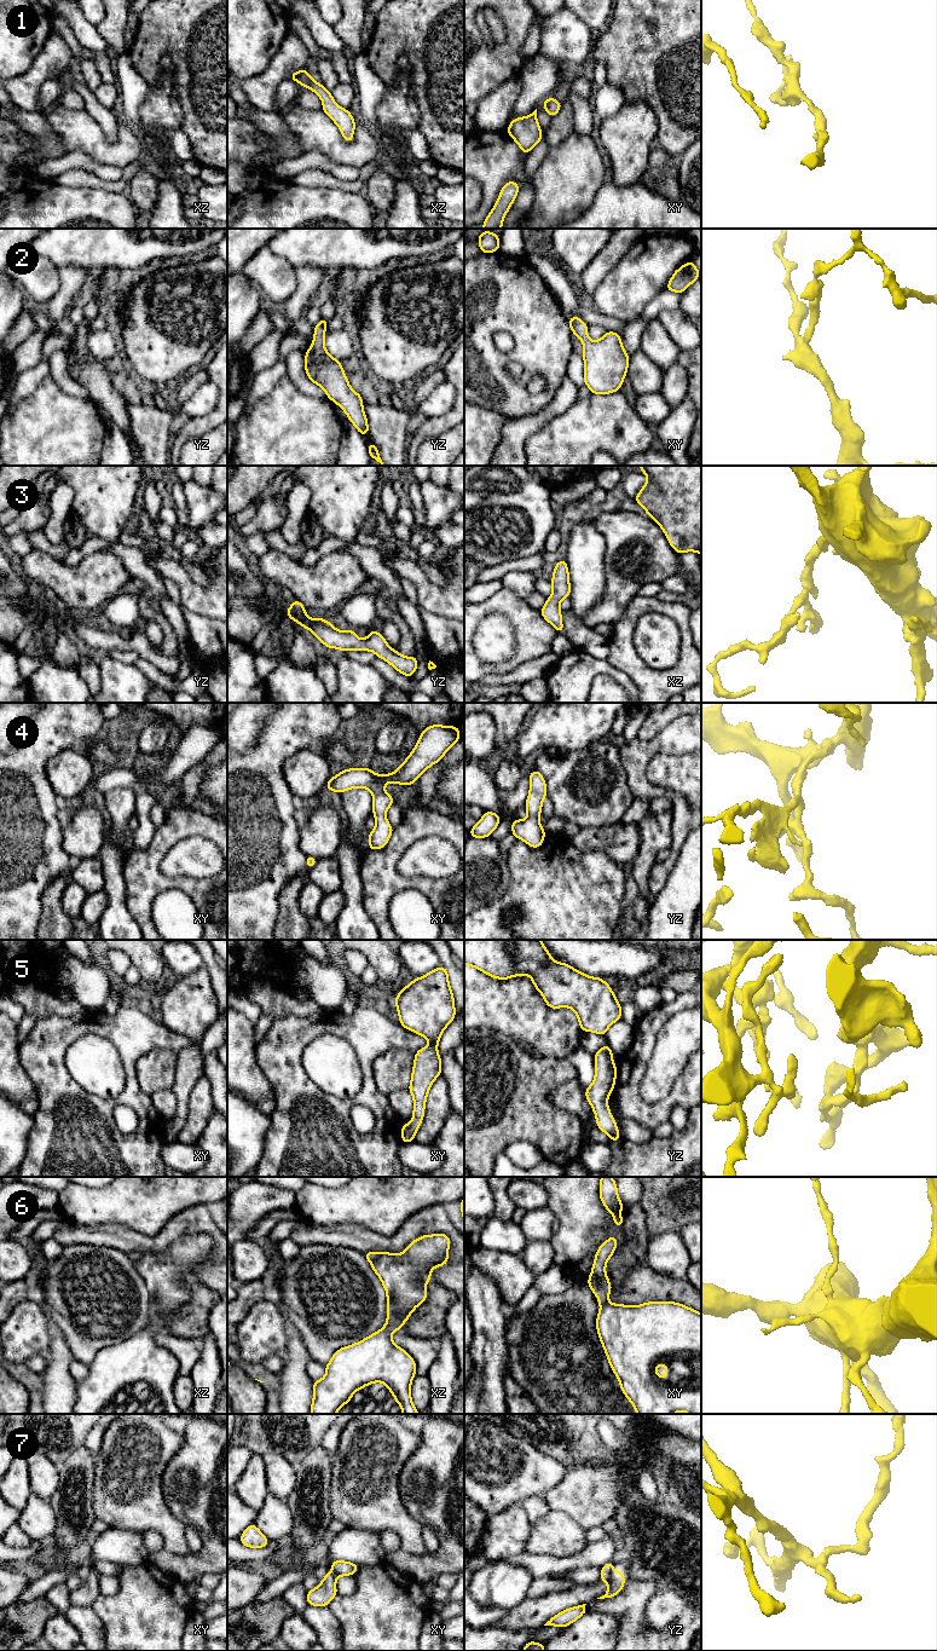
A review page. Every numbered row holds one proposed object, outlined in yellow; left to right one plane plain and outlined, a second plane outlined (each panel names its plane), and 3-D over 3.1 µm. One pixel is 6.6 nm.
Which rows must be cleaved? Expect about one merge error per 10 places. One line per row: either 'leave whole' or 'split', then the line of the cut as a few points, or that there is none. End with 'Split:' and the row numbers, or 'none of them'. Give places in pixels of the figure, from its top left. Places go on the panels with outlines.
1: leave whole; cut none
2: leave whole; cut none
3: leave whole; cut none
4: leave whole; cut none
5: leave whole; cut none
6: leave whole; cut none
7: split; cut yz (612, 1571), (607, 1581)
Split: 7

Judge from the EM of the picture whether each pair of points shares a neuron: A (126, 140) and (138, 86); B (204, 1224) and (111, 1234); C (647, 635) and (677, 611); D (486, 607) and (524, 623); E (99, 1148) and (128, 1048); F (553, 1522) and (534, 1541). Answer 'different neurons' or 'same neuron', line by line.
A: different neurons
B: same neuron
C: different neurons
D: same neuron
E: same neuron
F: same neuron

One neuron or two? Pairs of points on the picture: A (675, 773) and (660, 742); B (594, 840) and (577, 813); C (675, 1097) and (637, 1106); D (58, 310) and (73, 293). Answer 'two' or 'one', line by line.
A: two
B: two
C: one
D: one

